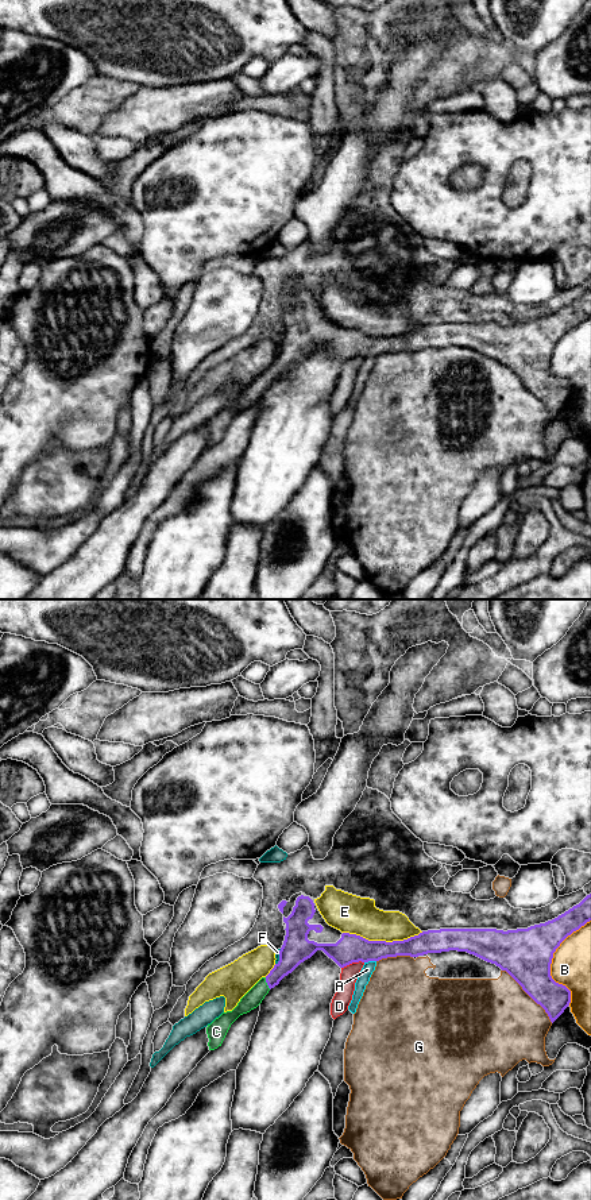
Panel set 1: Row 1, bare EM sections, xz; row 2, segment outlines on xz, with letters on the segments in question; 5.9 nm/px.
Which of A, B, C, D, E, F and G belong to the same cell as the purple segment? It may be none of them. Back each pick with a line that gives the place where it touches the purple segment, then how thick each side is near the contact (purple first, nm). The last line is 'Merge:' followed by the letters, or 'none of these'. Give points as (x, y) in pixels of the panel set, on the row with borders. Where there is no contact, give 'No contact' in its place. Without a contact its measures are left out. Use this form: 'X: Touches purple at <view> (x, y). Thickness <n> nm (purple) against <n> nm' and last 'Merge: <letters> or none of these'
C: Touches purple at xz (266, 982). Thickness 160 nm (purple) against 100 nm
Merge: C

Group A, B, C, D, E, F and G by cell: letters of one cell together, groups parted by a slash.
A / B / C / D / E / F / G

